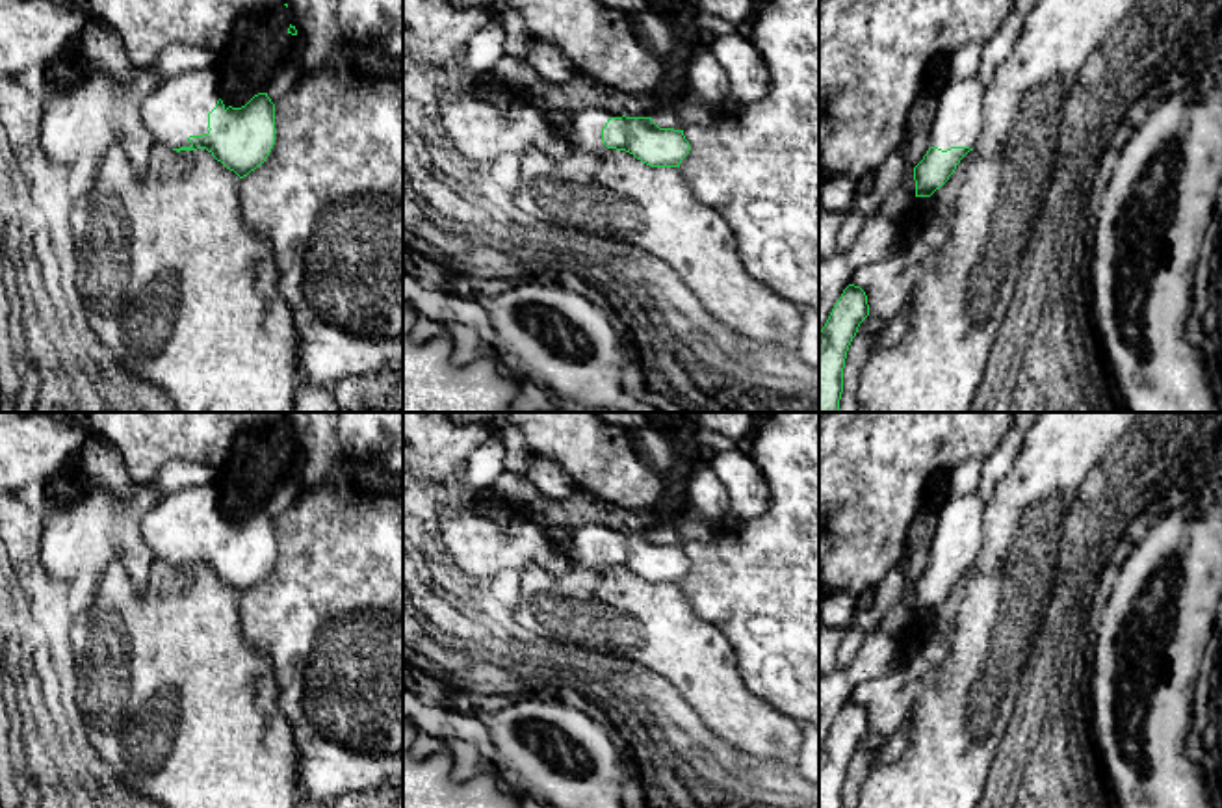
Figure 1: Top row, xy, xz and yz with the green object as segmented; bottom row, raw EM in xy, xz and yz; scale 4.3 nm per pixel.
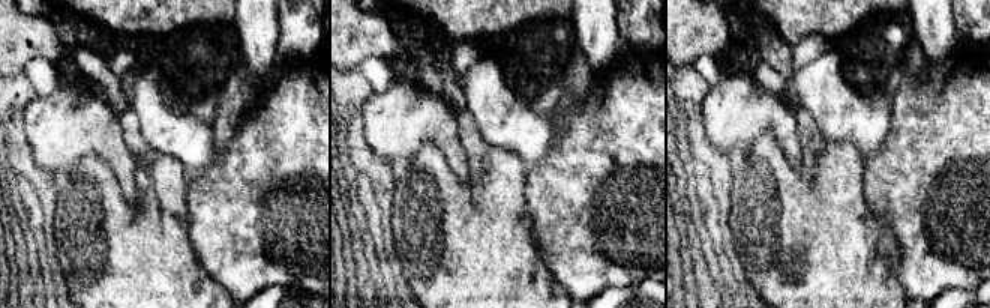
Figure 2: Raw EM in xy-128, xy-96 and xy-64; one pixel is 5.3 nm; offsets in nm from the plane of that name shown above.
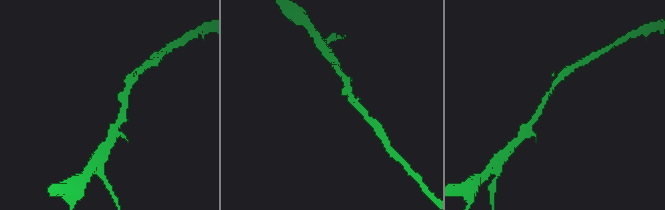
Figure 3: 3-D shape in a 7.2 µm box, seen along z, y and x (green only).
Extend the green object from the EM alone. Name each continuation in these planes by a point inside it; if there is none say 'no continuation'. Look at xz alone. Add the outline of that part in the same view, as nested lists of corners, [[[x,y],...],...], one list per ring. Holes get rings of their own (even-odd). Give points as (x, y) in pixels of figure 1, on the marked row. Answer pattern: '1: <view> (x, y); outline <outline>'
1: xz (587, 125); outline [[[585,108],[578,113],[572,115],[572,149],[576,149],[581,154],[602,154],[605,150],[617,150],[617,149],[607,149],[602,141],[602,128],[611,117],[622,117],[611,111],[605,111],[602,108]]]

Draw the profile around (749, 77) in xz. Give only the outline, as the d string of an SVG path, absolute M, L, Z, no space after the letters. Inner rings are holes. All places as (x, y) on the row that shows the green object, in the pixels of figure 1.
M734 28L724 35L713 35L708 48L730 76L728 110L745 108L765 98L769 69L748 35Z

